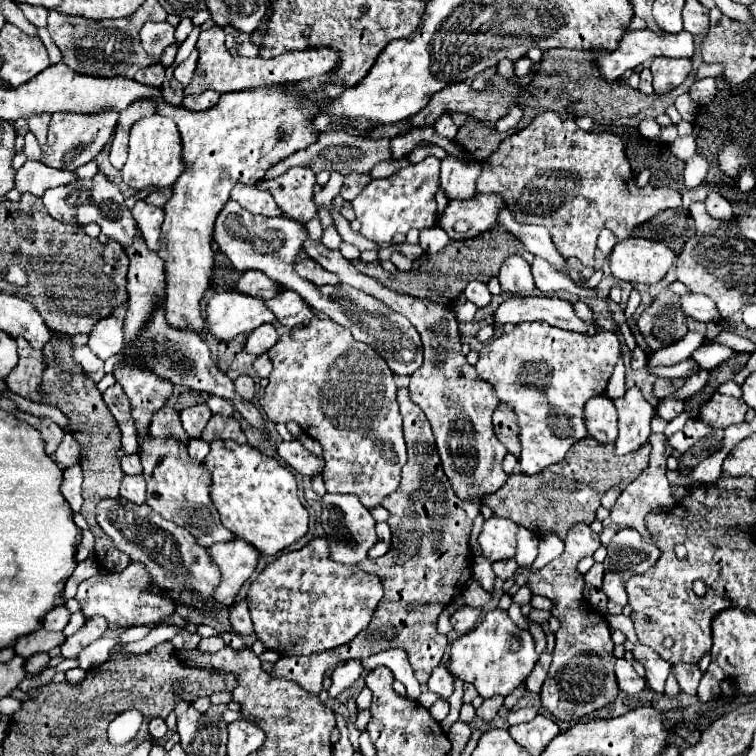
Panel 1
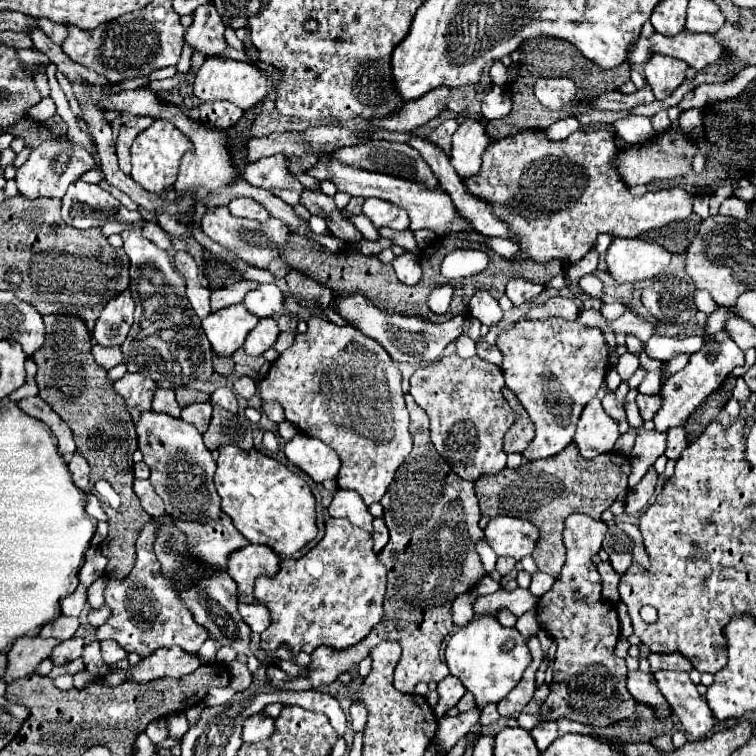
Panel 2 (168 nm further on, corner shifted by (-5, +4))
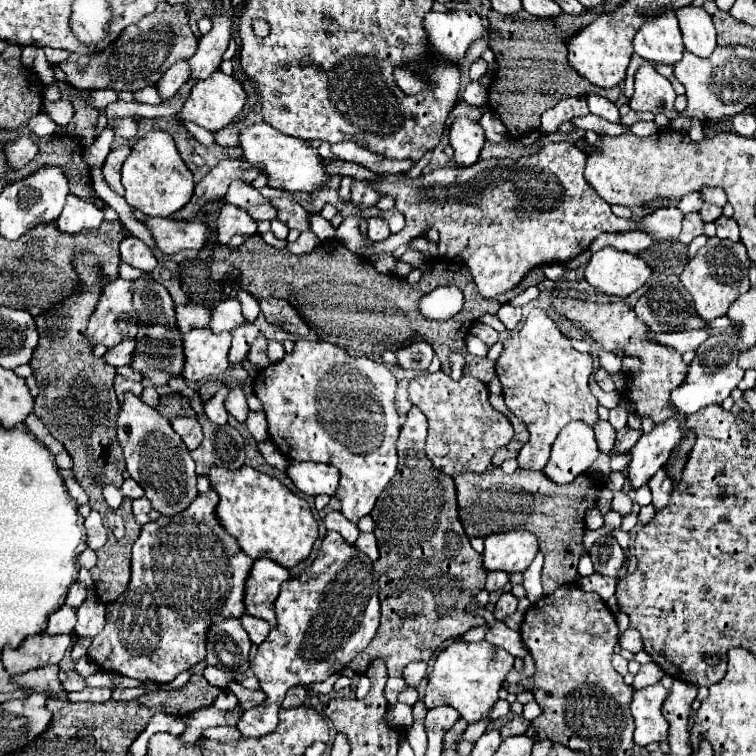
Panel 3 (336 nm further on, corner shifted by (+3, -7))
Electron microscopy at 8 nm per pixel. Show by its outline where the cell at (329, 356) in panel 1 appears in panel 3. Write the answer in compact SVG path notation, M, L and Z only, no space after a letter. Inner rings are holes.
M296 340L292 354L284 354L280 362L260 370L254 378L254 394L264 404L270 440L290 460L306 456L306 460L336 466L340 470L336 498L340 500L342 514L352 522L358 522L362 516L372 512L376 498L398 468L396 440L400 422L394 408L394 392L396 378L384 362L366 356L350 356L344 348L330 342Z

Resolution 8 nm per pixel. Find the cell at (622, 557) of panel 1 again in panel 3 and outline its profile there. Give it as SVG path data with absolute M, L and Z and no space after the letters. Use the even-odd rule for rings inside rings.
M602 536L590 548L590 558L594 562L594 570L616 578L624 564L624 552L614 536Z

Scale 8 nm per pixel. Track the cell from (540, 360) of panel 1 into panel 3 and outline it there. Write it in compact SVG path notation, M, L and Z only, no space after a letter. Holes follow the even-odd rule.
M532 308L526 320L522 322L520 330L514 332L510 338L506 338L502 344L504 344L504 350L500 358L496 360L496 374L502 384L502 396L510 412L518 416L528 426L528 432L530 432L530 440L522 446L516 460L520 468L542 470L546 466L546 460L550 458L550 450L556 436L568 422L584 420L586 424L594 426L594 422L598 420L598 414L596 414L598 402L588 388L588 376L592 374L592 358L590 354L582 354L574 350L570 346L570 340L562 336L562 332L556 328L556 324L550 320L546 310L542 308Z

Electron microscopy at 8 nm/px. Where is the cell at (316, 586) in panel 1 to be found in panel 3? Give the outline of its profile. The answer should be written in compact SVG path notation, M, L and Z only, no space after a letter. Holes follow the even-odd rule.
M326 532L316 560L298 576L286 580L276 598L276 626L258 646L254 676L266 692L266 702L242 714L236 728L246 738L260 738L278 726L278 710L288 688L324 682L344 668L374 638L380 624L378 572L356 546L346 544L338 532Z

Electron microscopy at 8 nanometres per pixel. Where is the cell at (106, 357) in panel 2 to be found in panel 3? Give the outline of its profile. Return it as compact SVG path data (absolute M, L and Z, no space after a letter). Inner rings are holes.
M126 340L126 342L110 348L110 350L104 354L104 360L106 360L106 364L110 364L110 366L126 366L126 364L130 364L132 352L134 352L134 340Z

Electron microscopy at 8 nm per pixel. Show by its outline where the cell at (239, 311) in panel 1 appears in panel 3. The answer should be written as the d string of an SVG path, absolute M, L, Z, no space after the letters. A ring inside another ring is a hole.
M198 328L184 334L184 372L188 380L204 380L208 376L220 376L228 368L230 332L210 332L210 328Z

